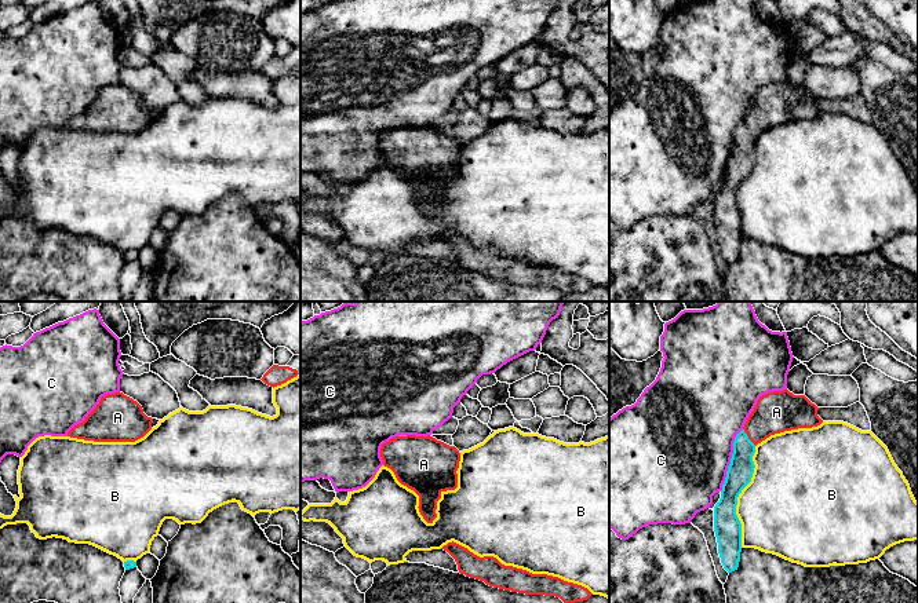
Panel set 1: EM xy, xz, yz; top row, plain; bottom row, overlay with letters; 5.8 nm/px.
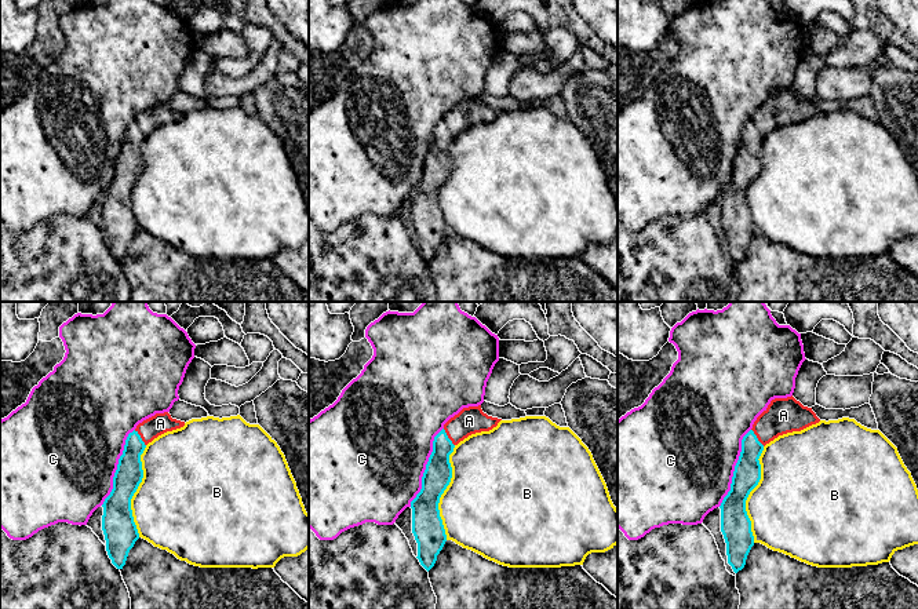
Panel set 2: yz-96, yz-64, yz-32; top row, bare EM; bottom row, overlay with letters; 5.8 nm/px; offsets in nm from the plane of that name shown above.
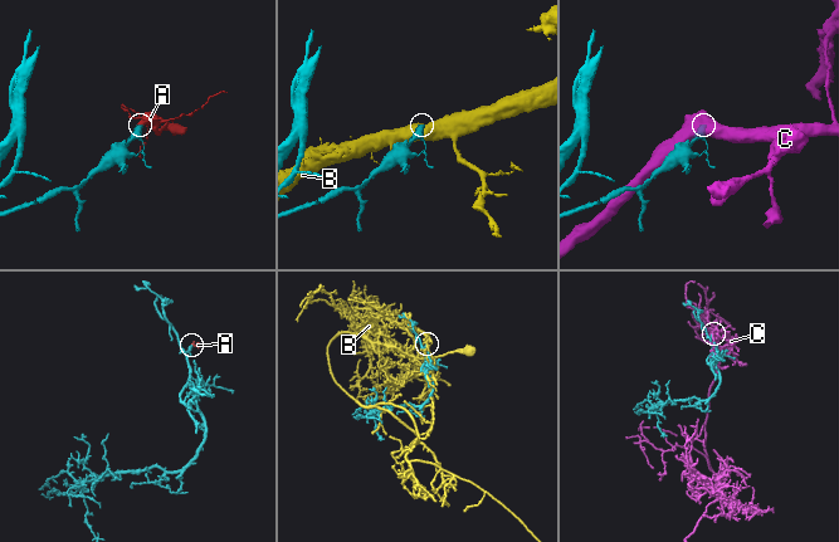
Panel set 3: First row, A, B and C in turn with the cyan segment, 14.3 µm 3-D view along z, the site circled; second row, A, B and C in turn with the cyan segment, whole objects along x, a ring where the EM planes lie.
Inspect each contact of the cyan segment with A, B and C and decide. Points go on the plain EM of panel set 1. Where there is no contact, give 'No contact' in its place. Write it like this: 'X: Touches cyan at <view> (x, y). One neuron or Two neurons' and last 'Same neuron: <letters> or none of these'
A: Touches cyan at yz (747, 128). One neuron
B: Touches cyan at yz (738, 187). Two neurons
C: Touches cyan at yz (731, 152). Two neurons
Same neuron: A

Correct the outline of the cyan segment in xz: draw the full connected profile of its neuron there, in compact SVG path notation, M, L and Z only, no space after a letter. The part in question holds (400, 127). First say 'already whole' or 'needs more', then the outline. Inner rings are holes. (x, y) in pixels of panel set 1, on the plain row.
needs more | M400 127L382 136L380 149L397 172L419 187L419 204L433 215L441 184L458 179L459 142L430 127Z

